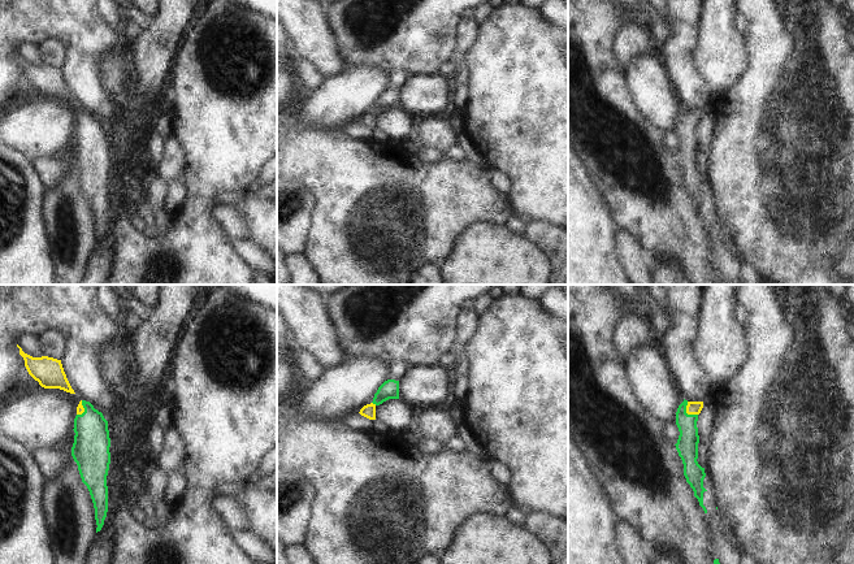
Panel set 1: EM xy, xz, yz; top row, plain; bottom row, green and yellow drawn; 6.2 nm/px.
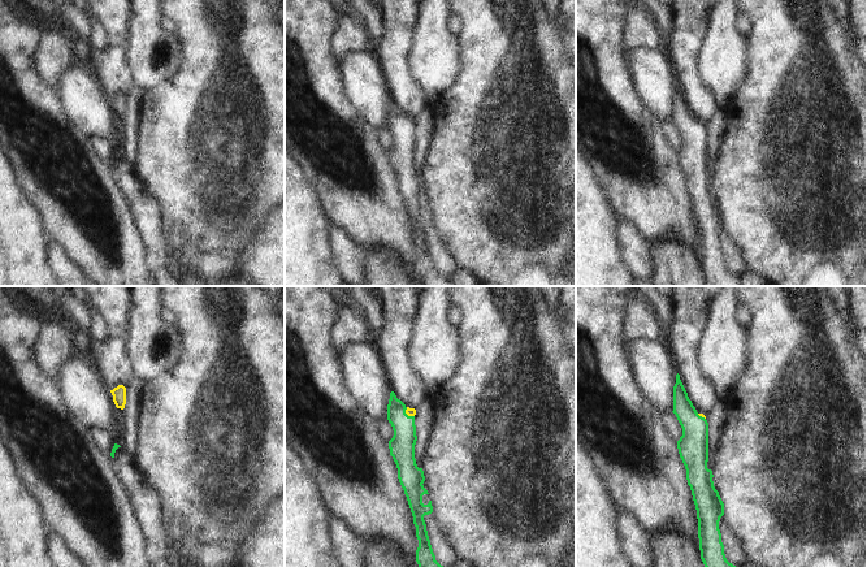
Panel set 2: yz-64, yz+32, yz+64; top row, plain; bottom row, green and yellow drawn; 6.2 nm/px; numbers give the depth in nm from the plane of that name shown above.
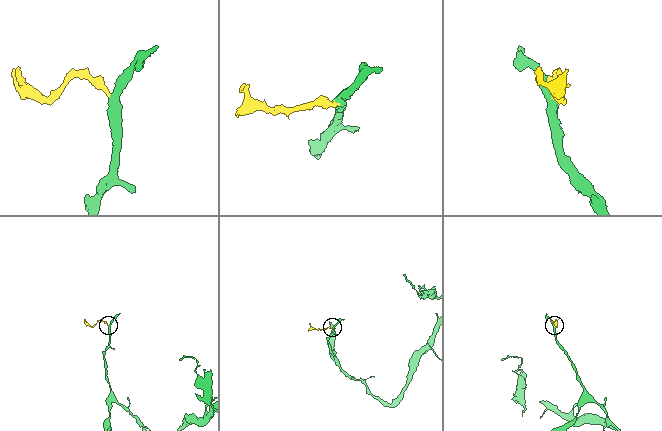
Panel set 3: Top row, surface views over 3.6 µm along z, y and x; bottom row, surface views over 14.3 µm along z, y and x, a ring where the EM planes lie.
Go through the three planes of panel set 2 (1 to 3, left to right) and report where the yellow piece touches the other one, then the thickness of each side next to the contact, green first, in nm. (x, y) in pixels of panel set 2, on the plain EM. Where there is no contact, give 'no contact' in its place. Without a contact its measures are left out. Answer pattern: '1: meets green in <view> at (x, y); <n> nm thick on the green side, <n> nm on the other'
1: no contact
2: meets green in yz+32 at (406, 122); 160 nm thick on the green side, 50 nm on the other
3: meets green in yz+64 at (701, 125); 190 nm thick on the green side, 20 nm on the other

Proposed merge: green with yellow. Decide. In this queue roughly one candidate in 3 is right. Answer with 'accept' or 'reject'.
accept

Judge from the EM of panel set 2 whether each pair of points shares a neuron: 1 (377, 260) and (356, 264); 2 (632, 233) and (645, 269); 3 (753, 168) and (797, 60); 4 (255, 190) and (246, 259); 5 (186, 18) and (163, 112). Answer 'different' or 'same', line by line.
1: different
2: same
3: same
4: different
5: same

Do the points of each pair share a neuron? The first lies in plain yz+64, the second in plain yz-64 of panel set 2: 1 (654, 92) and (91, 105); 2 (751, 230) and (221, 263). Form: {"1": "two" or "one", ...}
{"1": "one", "2": "two"}

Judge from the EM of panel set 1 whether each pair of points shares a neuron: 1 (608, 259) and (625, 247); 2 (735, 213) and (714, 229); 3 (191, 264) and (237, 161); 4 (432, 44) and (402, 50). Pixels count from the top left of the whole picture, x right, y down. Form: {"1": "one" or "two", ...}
{"1": "two", "2": "two", "3": "one", "4": "one"}

